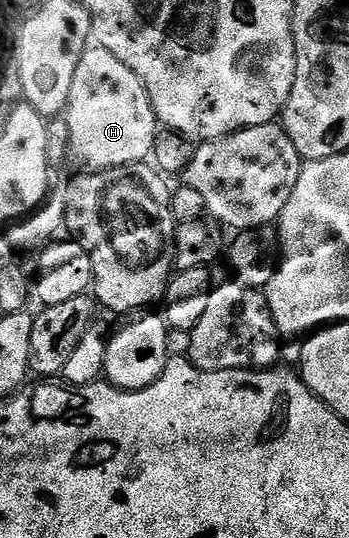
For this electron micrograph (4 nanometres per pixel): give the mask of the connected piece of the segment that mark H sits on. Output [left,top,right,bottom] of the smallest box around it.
[66,48,158,172]

